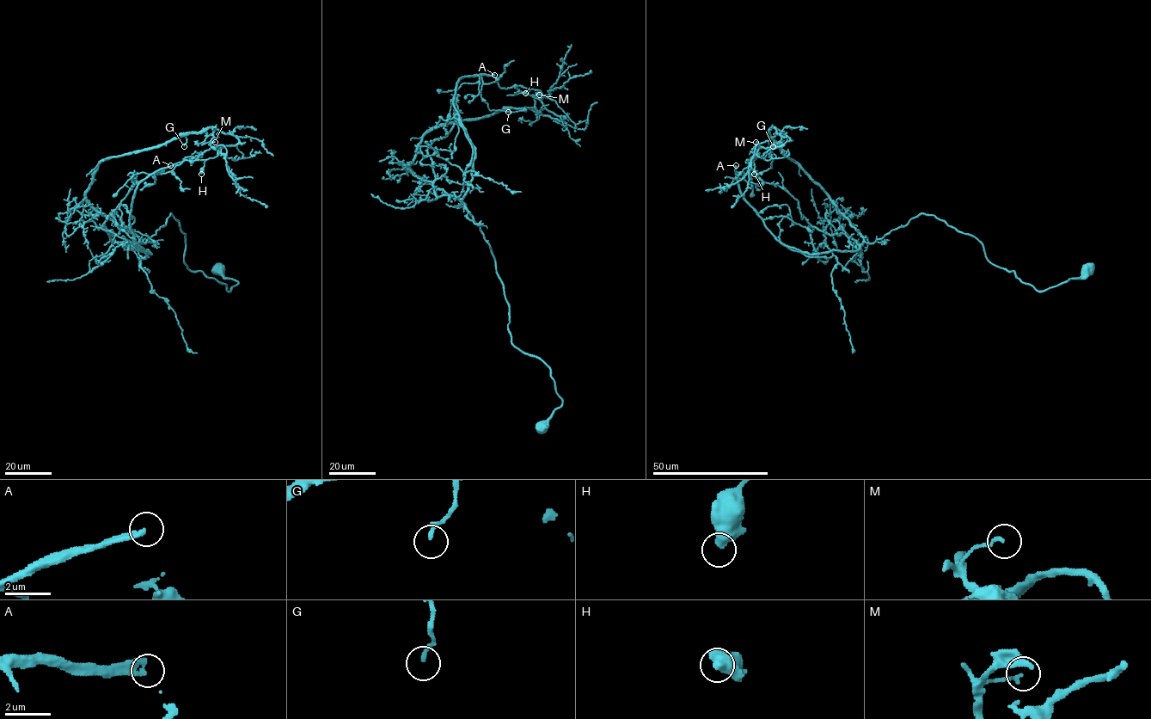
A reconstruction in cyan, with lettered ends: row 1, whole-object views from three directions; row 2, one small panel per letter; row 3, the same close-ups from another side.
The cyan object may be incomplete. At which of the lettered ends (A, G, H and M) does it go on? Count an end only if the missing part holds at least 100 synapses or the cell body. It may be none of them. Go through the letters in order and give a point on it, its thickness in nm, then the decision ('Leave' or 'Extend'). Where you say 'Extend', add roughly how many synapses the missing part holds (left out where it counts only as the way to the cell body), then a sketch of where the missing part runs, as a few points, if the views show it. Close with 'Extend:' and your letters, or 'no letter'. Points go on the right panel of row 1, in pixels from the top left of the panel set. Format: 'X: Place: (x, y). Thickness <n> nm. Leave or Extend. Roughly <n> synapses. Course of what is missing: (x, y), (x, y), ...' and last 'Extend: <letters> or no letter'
A: Place: (736, 165). Thickness 340 nm. Extend. Roughly 350 synapses. Course of what is missing: (736, 165), (738, 150), (735, 159), (731, 144), (755, 206), (779, 232), (843, 274), (841, 332), (865, 366)
G: Place: (773, 146). Thickness 180 nm. Leave
H: Place: (754, 174). Thickness 500 nm. Leave
M: Place: (756, 142). Thickness 150 nm. Leave
Extend: A

